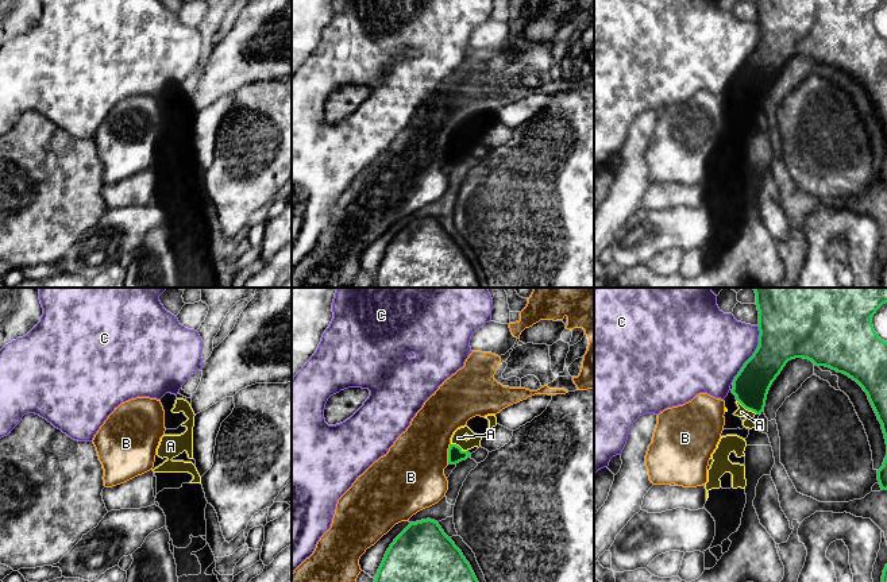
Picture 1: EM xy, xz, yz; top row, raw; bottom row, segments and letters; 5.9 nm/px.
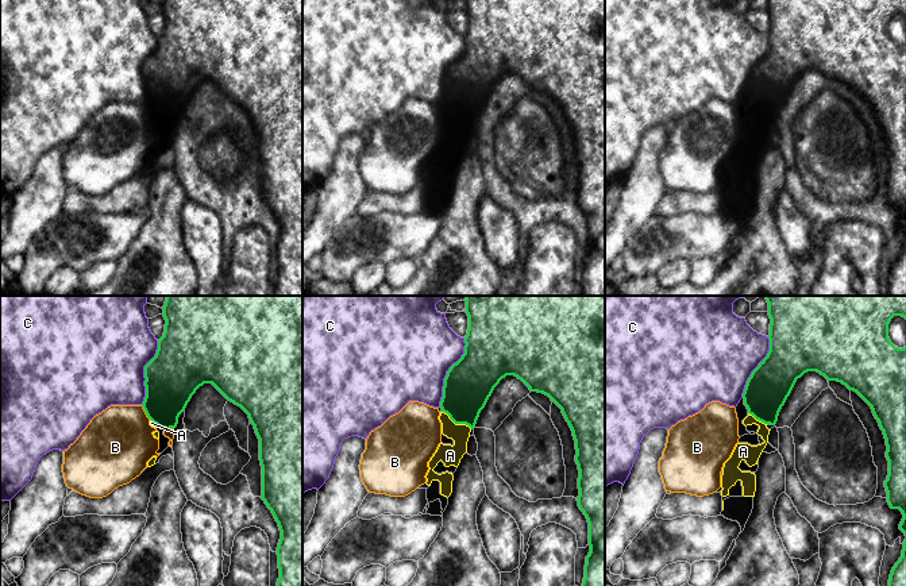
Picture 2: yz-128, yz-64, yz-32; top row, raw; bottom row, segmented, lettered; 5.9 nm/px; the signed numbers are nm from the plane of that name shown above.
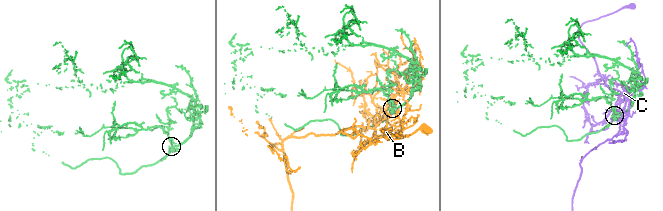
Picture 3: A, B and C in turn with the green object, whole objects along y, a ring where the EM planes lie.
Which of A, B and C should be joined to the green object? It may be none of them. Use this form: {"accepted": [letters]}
{"accepted": ["A"]}

